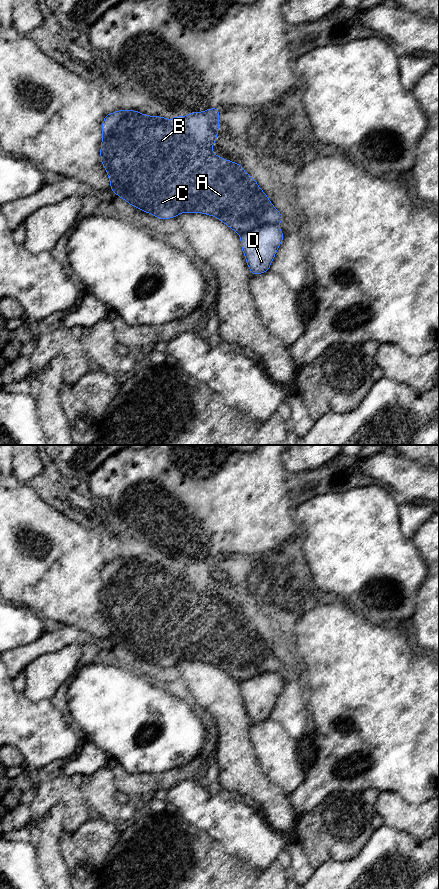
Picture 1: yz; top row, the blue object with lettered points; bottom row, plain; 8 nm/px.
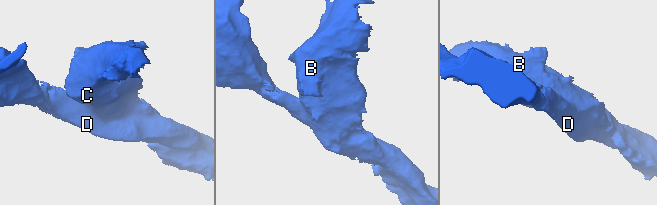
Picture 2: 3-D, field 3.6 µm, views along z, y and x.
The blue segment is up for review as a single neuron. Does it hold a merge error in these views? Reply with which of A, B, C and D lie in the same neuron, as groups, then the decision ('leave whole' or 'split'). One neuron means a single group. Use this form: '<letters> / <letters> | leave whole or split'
A B C / D | split

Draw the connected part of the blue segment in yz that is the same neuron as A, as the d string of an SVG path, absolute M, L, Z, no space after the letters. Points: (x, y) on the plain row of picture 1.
M215 555L202 560L192 560L186 564L176 563L172 568L157 563L149 564L139 561L137 558L117 558L113 561L106 562L101 574L102 590L100 595L100 606L110 628L110 637L131 654L148 662L152 662L161 668L177 665L180 661L203 661L218 666L239 683L262 673L282 671L282 662L274 655L268 647L268 644L258 634L256 628L243 618L243 614L228 607L224 608L222 604L215 603L213 593L219 579L219 561L219 557Z

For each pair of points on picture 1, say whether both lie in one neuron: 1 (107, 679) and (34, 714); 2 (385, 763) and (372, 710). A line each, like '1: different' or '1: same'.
1: different
2: same

